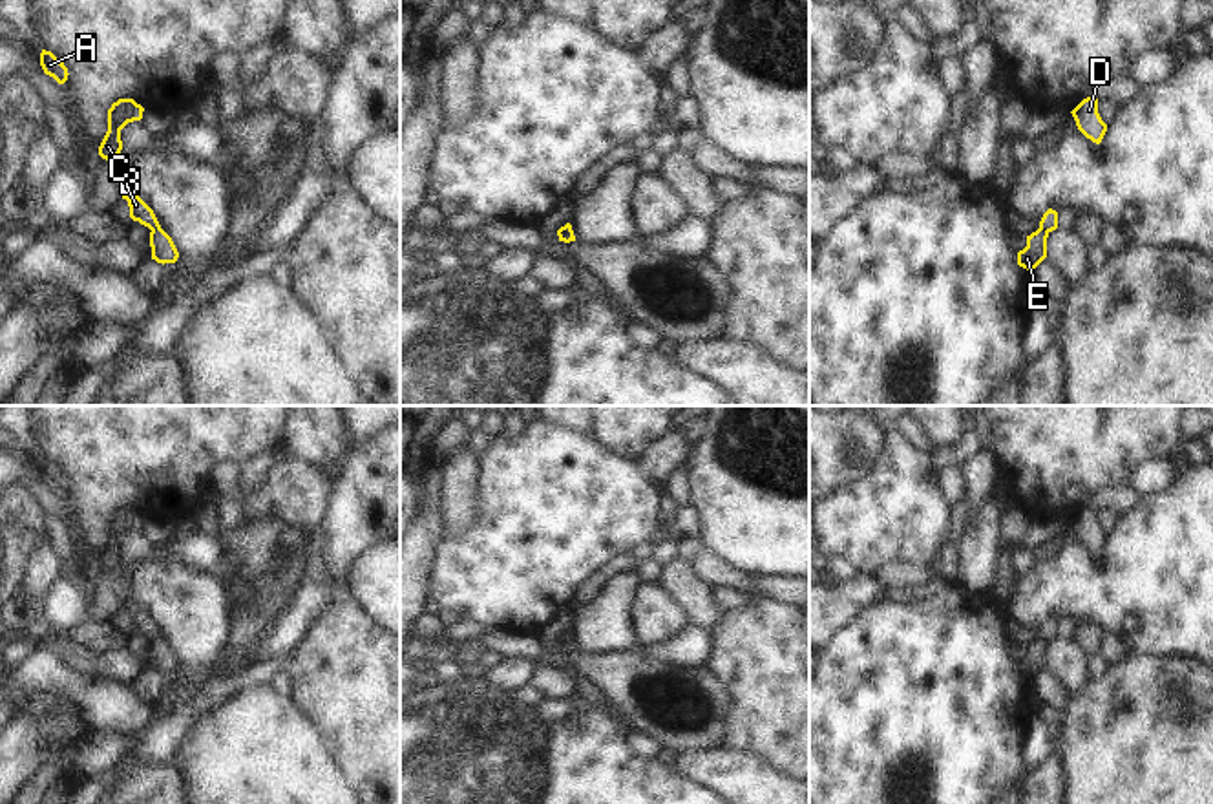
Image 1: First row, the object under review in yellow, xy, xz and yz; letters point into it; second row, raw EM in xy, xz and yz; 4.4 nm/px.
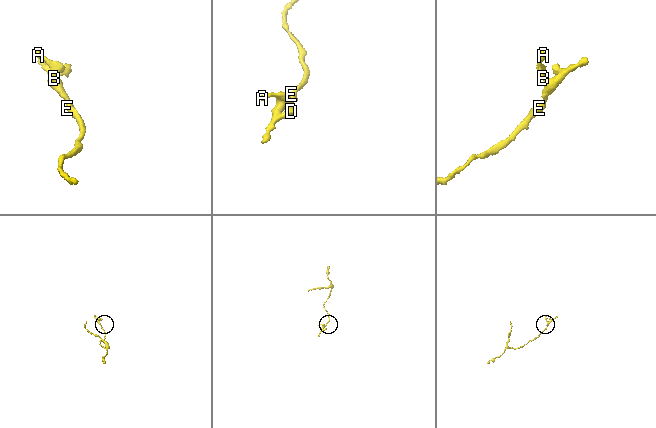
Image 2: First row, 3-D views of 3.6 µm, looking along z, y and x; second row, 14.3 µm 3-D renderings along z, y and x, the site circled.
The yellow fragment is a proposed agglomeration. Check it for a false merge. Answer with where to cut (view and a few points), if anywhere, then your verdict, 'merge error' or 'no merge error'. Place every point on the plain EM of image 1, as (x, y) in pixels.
cut none; no merge error

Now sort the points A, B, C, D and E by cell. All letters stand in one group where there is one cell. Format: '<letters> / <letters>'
A B C D E

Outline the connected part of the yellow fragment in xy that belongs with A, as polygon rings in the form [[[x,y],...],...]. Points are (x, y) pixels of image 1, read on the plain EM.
[[[42,459],[40,475],[46,484],[53,486],[58,493],[68,490],[68,477],[51,460]]]

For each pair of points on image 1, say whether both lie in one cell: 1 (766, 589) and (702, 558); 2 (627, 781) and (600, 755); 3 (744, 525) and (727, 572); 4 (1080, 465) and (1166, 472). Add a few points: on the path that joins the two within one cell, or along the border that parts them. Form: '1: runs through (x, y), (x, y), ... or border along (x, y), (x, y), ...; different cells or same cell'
1: runs through (749, 583), (718, 572); same cell
2: runs through (620, 775), (607, 762); same cell
3: border along (702, 547), (744, 572), (771, 574); different cells
4: border along (1170, 457), (1146, 459), (1128, 481); different cells

